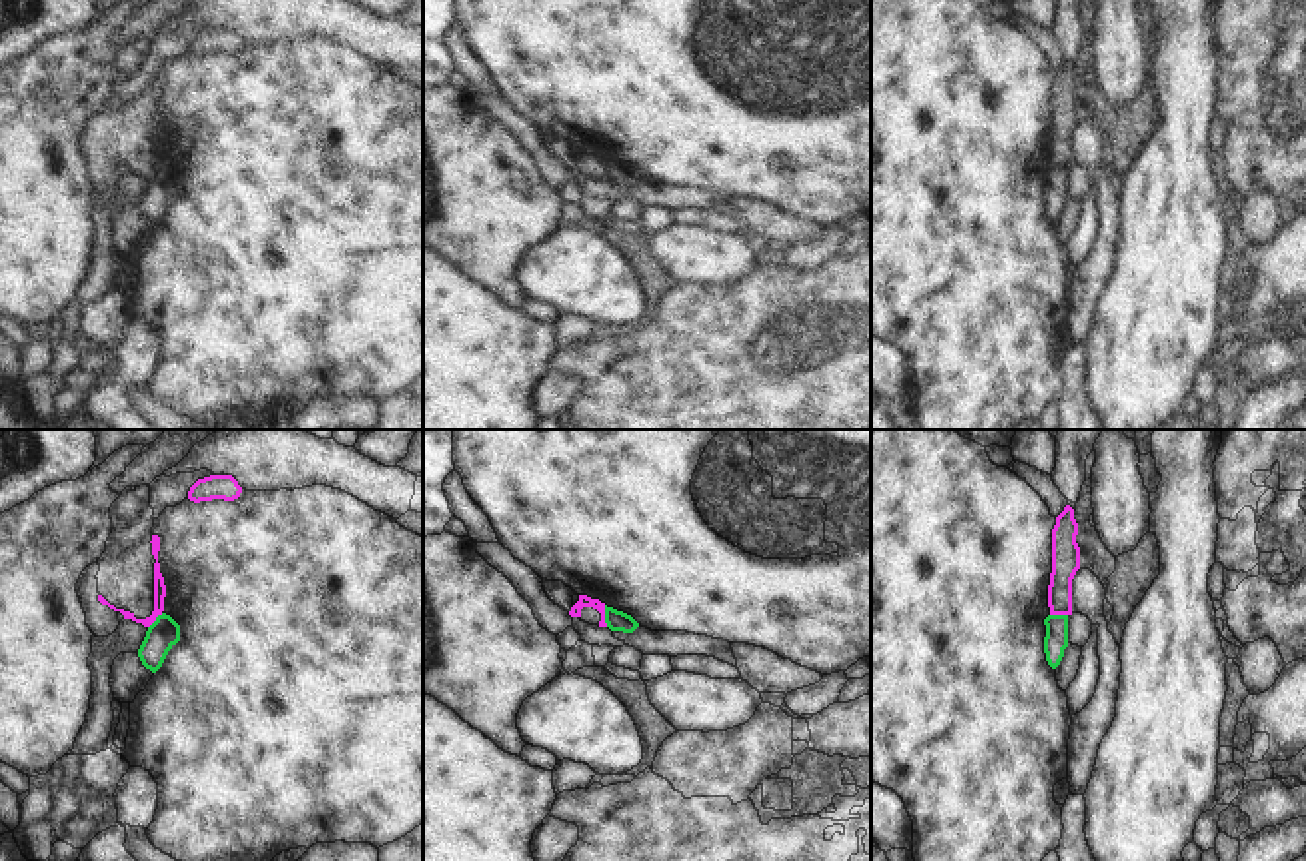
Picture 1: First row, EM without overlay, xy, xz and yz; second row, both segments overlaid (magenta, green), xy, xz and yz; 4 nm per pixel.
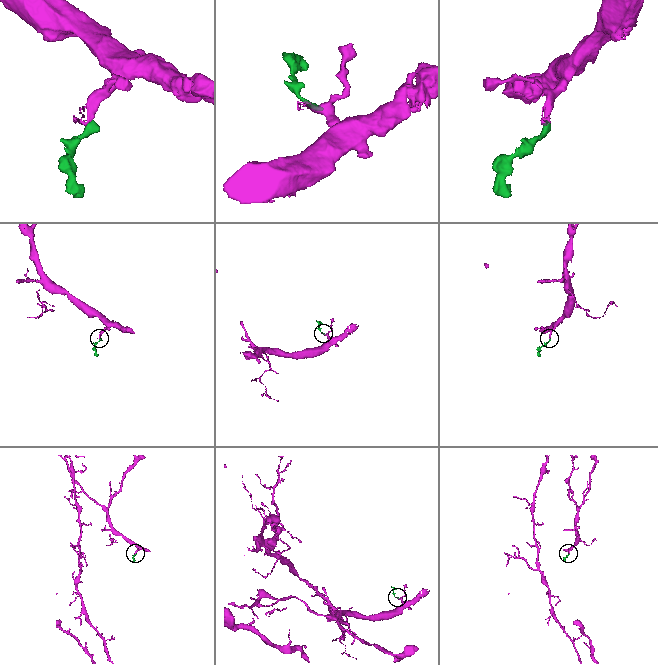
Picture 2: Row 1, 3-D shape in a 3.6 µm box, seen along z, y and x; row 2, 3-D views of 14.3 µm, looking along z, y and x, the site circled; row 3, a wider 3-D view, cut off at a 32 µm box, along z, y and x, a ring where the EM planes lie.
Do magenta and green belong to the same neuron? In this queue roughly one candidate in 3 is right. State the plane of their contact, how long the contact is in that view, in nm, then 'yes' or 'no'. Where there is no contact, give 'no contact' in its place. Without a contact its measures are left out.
xz | 90 nm | no

